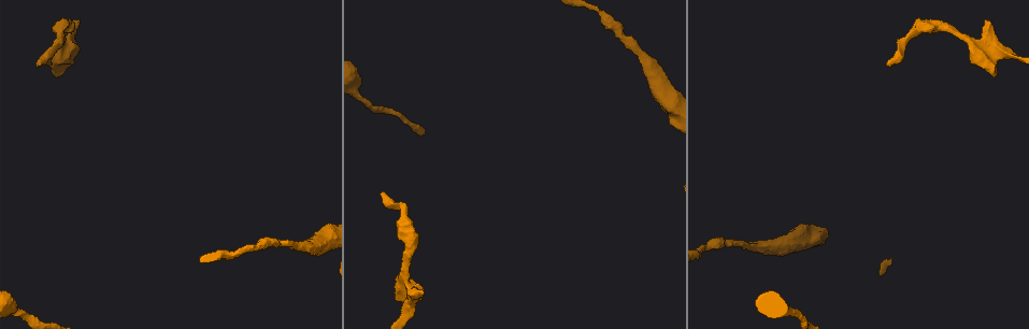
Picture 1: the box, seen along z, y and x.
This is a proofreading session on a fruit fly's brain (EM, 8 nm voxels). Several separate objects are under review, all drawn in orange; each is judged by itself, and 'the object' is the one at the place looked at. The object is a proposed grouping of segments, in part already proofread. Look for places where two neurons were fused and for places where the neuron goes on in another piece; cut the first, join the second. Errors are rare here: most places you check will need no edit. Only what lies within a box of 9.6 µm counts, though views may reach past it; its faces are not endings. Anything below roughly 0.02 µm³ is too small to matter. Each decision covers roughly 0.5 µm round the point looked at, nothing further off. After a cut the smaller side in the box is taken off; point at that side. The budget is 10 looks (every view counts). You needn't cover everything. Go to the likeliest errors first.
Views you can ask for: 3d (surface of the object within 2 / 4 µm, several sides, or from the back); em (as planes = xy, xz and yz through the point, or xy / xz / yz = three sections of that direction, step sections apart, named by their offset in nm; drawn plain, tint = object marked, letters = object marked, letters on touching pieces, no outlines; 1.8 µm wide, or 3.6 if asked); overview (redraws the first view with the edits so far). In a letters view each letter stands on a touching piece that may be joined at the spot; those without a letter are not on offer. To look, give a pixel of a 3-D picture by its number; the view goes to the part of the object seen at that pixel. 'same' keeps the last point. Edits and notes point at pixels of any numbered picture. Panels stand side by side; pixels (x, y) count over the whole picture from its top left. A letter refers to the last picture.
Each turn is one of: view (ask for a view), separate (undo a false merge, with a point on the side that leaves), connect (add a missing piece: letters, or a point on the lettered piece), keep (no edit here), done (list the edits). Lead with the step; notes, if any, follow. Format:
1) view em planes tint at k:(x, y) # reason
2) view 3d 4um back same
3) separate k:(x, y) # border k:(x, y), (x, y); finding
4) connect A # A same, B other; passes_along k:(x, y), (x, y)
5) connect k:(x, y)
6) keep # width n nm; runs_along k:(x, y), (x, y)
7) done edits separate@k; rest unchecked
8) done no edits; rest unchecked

view em 3.6um planes letters at 1:(421, 292) # thick end

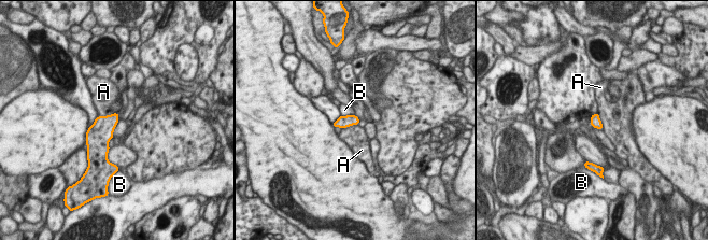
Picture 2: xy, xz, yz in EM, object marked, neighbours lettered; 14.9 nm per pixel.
keep # A other, B other; border 2:(354, 114), (341, 116); no lettered piece goes on from it

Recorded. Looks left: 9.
view em planes tint at 1:(891, 64) # free end

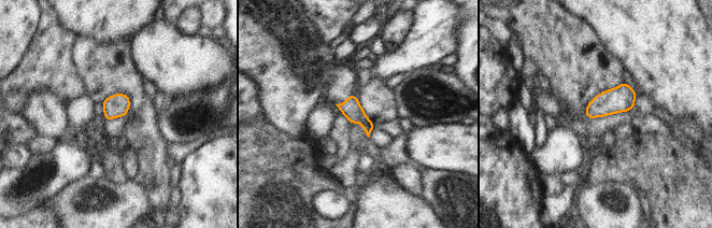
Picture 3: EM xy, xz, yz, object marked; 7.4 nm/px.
view em planes letters same

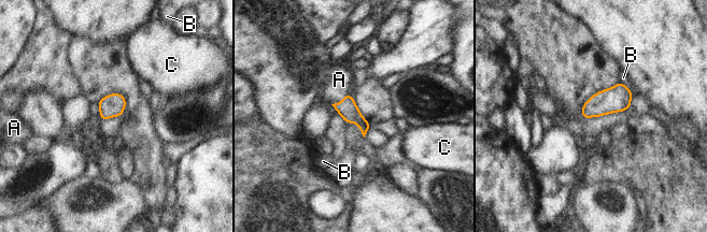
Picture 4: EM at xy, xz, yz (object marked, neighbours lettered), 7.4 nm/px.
connect A # A same, B other, C other; passes_along 4:(348, 109), (340, 102), (339, 80); it goes on there

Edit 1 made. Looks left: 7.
view overview # redraw

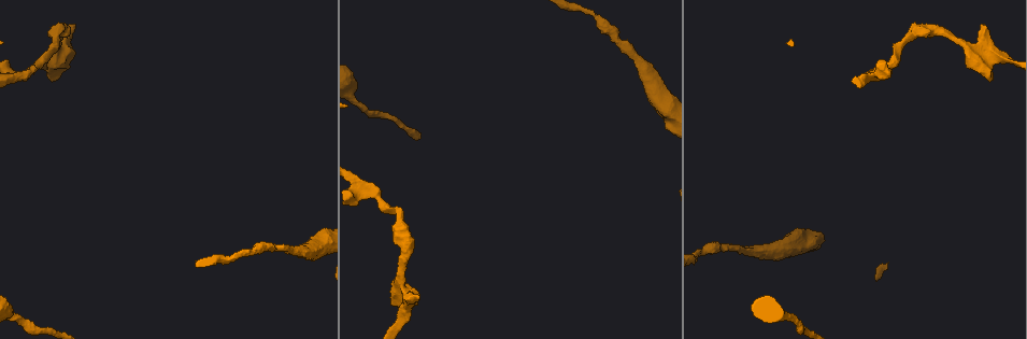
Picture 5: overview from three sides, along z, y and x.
view em planes letters at 5:(355, 102) # sudden change in width

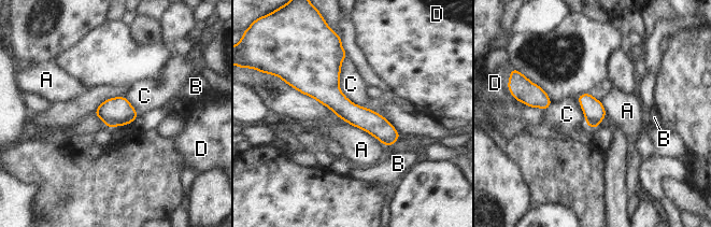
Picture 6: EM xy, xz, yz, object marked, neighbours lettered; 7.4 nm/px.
keep # A other, B other, C other, D other; runs_along 6:(337, 51), (331, 93), (388, 143); continuous, no second neuron

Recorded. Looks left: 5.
done edits connect@4; rest unchecked

